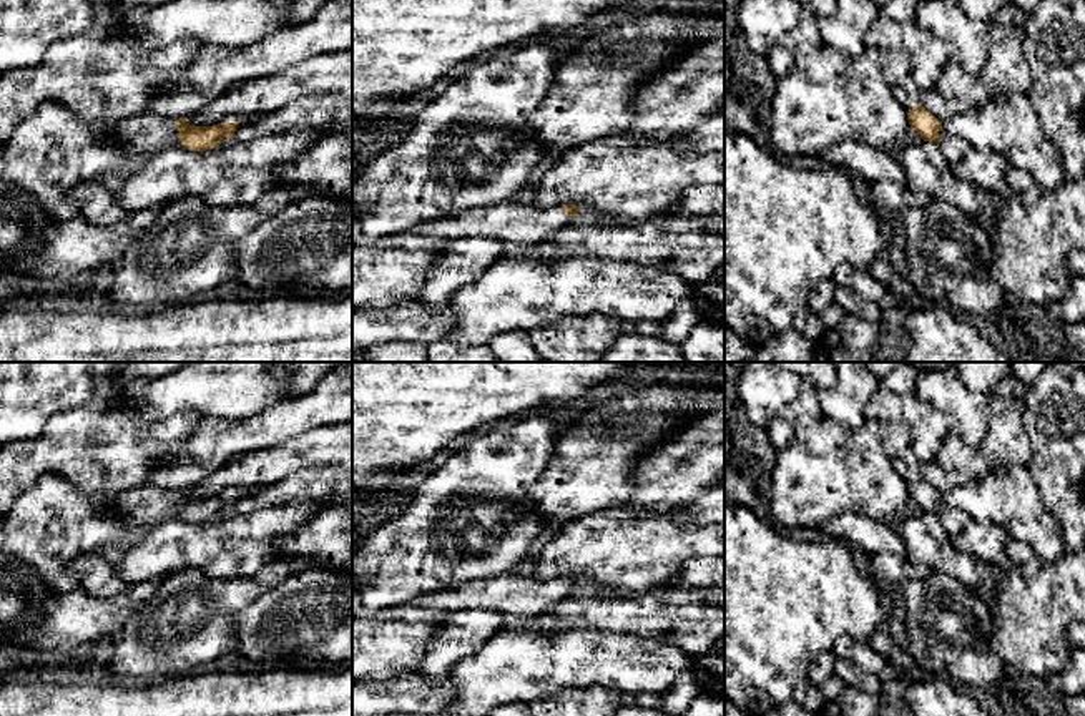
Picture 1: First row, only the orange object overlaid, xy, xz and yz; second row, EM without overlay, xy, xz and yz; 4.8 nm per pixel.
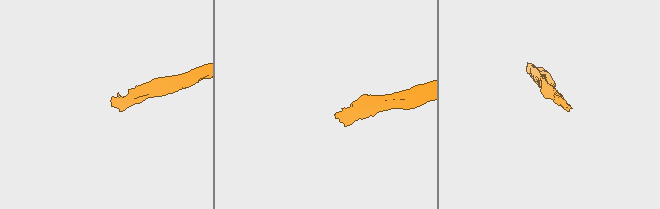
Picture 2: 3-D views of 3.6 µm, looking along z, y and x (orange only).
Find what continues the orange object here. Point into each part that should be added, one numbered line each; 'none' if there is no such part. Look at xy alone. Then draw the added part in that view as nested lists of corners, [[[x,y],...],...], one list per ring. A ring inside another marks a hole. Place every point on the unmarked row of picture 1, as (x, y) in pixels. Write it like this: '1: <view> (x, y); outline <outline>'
1: xy (142, 507); outline [[[148,480],[123,492],[115,503],[101,507],[100,515],[120,513],[130,538],[135,538],[173,517],[188,520],[178,513],[178,508],[179,503],[174,492],[163,492]]]

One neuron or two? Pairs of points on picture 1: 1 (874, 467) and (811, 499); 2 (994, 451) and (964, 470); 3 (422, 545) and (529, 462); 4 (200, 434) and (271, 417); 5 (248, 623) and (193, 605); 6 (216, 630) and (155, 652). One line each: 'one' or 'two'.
1: one
2: two
3: one
4: one
5: two
6: one

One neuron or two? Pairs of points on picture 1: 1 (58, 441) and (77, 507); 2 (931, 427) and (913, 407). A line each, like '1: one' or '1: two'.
1: two
2: one

